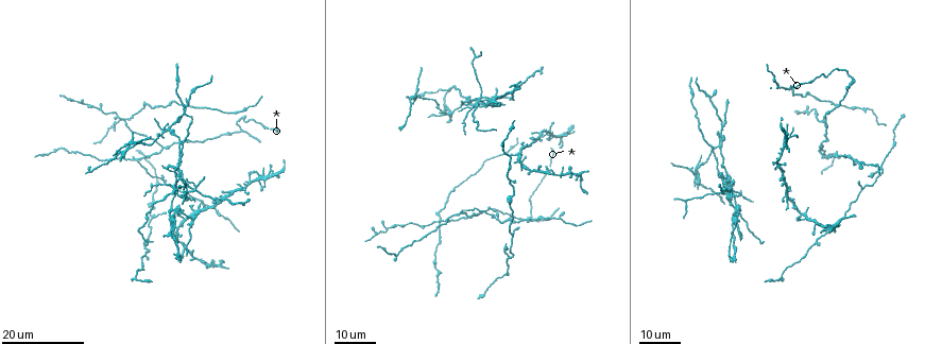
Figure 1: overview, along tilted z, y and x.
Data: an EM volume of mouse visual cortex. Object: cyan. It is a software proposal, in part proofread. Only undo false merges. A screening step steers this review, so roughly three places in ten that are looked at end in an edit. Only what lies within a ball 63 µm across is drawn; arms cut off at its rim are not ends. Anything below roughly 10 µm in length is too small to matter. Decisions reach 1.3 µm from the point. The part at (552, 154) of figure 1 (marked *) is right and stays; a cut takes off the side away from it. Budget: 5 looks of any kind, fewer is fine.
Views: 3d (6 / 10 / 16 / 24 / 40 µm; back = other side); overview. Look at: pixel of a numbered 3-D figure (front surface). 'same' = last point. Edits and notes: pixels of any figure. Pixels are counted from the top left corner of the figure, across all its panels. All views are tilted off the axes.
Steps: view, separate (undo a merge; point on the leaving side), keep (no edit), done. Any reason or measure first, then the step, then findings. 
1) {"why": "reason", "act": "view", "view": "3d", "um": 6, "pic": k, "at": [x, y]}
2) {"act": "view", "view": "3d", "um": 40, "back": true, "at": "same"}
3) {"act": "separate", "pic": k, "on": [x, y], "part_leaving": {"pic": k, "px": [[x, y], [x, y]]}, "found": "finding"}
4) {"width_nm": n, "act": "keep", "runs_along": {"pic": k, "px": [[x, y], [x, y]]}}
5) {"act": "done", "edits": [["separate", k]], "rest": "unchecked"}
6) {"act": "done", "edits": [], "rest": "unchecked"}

{"why": "thick turns thin", "act": "view", "view": "3d", "um": 16, "pic": 1, "at": [827, 139]}

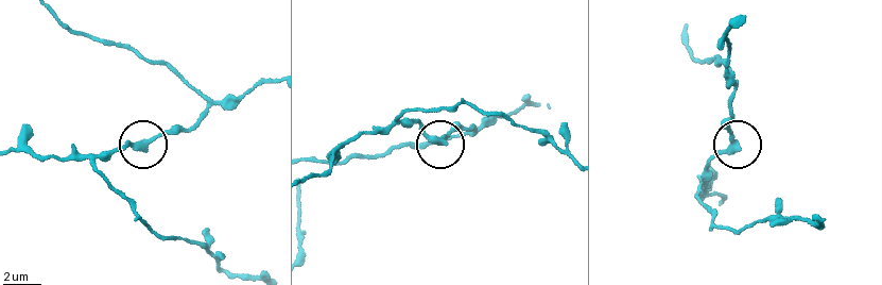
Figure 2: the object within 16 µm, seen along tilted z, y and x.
{"why": "zoom in", "act": "view", "view": "3d", "um": 10, "pic": 2, "at": [138, 147]}

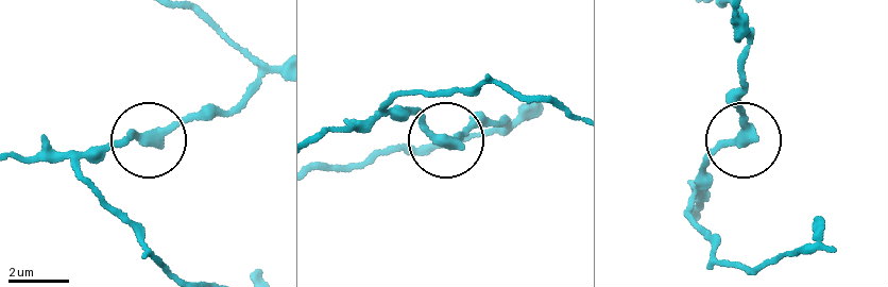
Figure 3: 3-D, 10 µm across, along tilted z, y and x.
{"act": "view", "view": "3d", "um": 6, "pic": 3, "at": [747, 138]}

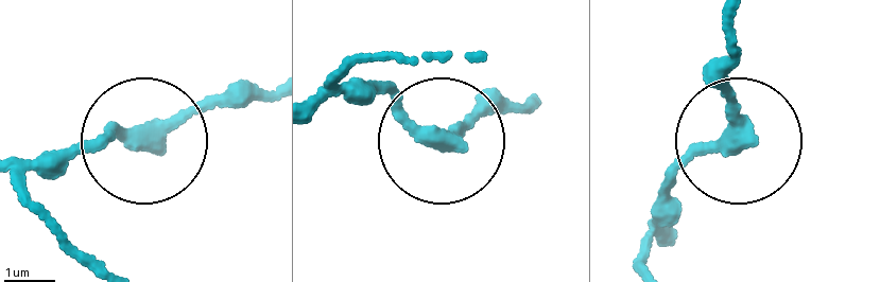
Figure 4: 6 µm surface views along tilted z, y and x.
{"act": "keep", "runs_along": {"pic": 4, "px": [[273, 83], [70, 148]]}, "found": "all the same neuron"}

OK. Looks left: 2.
{"why": "small branch off a trunk", "act": "view", "view": "3d", "um": 24, "pic": 1, "at": [487, 209]}

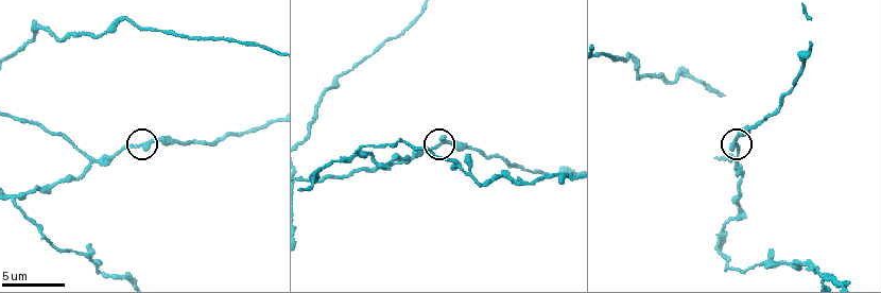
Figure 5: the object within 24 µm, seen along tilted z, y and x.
{"why": "closer look", "act": "view", "view": "3d", "um": 10, "pic": 5, "at": [734, 141]}

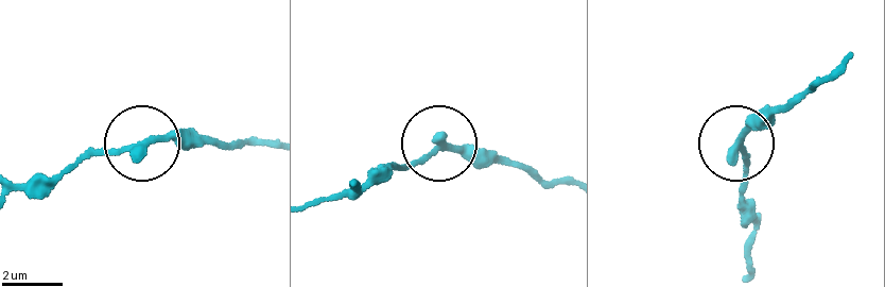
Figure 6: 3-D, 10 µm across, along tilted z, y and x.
{"act": "keep", "runs_along": {"pic": 6, "px": [[569, 180], [541, 183], [507, 158], [440, 149], [399, 169]]}, "found": "one neuron here"}

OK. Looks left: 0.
{"act": "done", "edits": [], "rest": "unchecked"}

